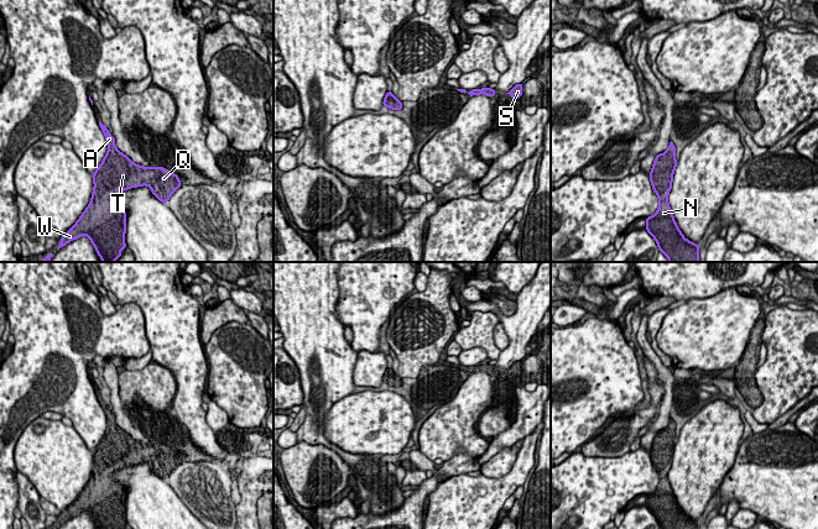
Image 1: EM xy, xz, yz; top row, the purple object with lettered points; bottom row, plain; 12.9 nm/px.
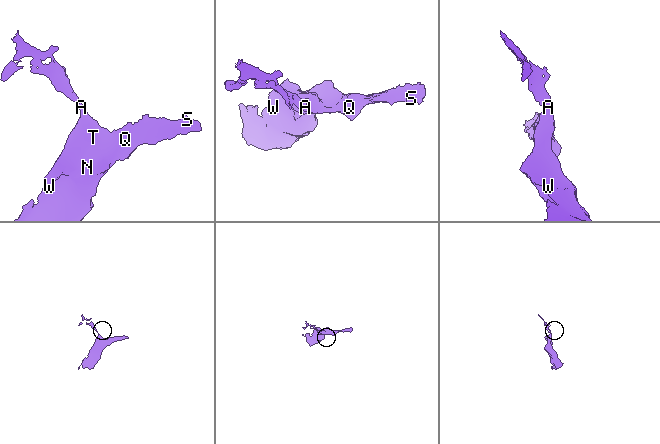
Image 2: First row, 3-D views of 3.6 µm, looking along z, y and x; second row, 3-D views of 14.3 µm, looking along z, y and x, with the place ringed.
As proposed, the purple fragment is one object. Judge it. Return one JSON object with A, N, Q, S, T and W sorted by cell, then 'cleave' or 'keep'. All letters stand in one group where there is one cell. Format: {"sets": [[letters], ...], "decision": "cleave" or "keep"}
{"sets": [["A", "N", "Q", "S", "T", "W"]], "decision": "keep"}

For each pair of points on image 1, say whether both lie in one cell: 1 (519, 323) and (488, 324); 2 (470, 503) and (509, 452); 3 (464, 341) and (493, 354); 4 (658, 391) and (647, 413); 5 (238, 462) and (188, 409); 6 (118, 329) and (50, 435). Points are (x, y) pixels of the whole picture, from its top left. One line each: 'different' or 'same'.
1: different
2: different
3: same
4: same
5: same
6: different

